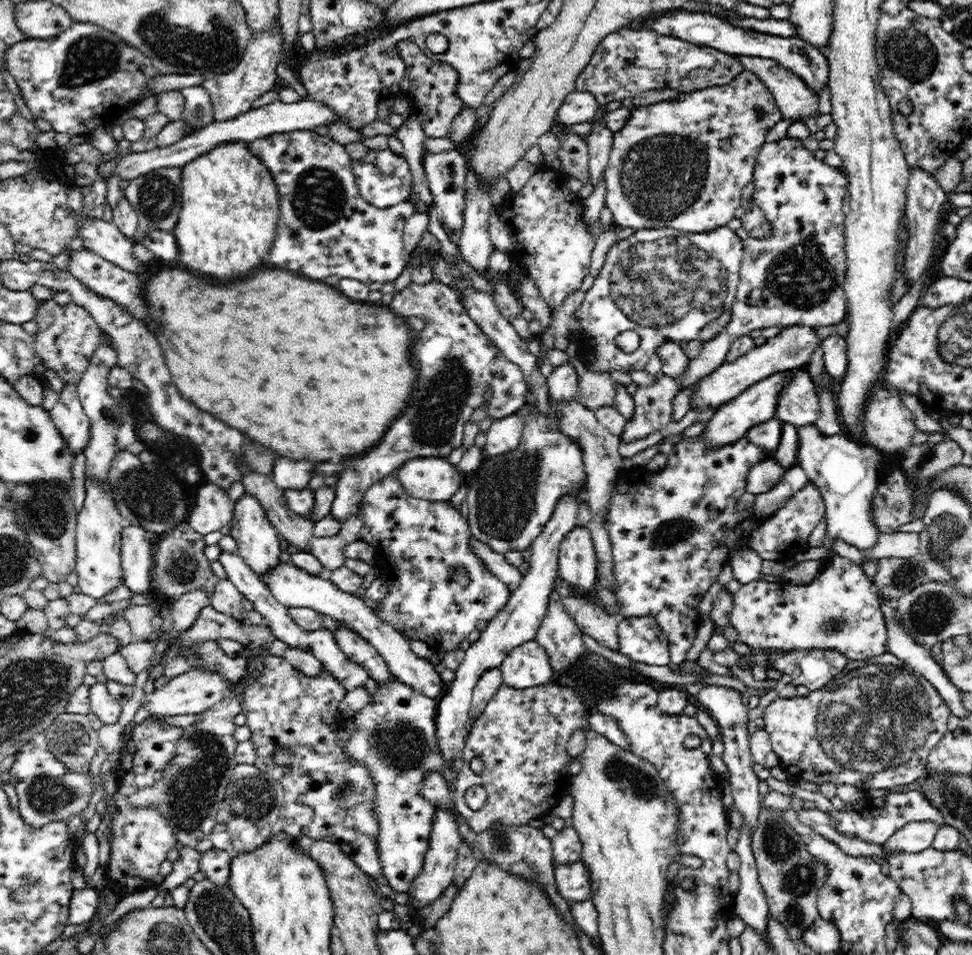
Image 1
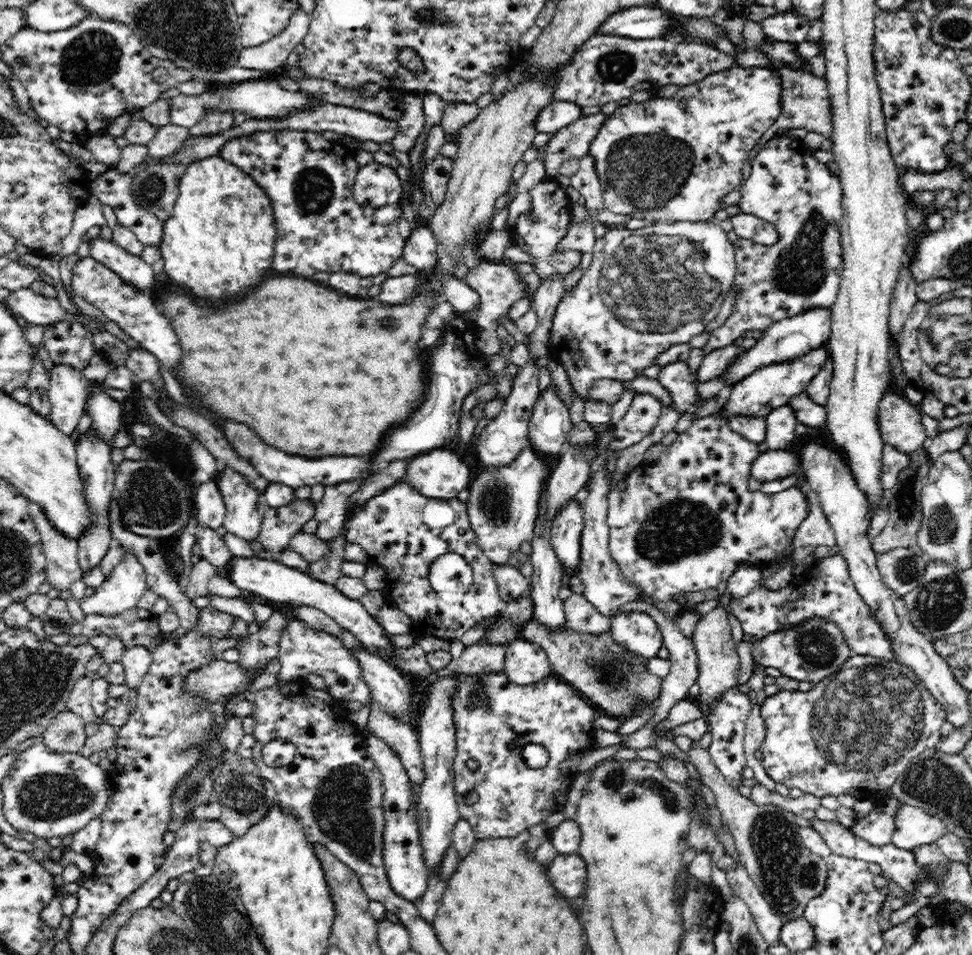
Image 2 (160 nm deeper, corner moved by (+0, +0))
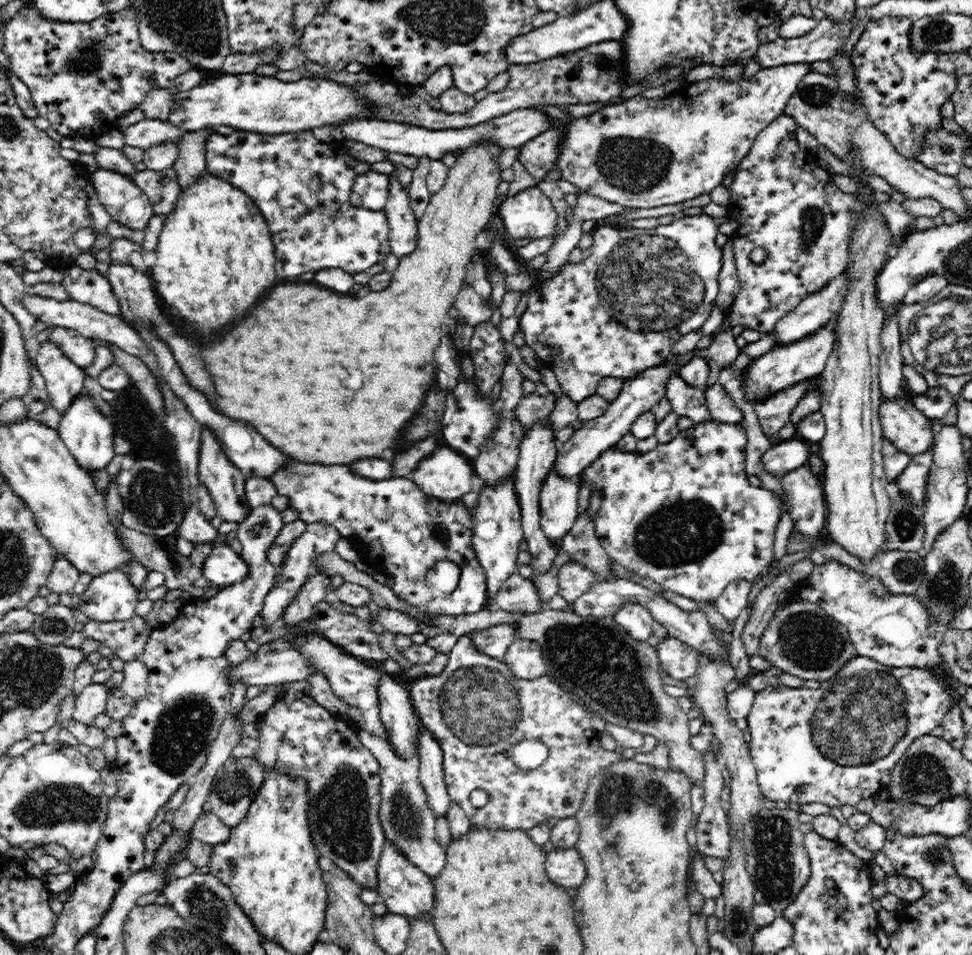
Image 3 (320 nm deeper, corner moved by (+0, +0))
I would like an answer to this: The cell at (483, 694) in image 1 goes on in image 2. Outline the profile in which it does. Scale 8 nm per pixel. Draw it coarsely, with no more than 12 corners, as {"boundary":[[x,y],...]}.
{"boundary":[[480,639],[428,680],[462,672],[480,680],[504,670],[506,645]]}

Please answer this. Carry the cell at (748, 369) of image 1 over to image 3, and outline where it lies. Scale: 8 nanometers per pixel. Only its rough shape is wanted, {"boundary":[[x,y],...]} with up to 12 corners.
{"boundary":[[845,270],[804,298],[771,331],[792,344],[823,327],[840,310]]}

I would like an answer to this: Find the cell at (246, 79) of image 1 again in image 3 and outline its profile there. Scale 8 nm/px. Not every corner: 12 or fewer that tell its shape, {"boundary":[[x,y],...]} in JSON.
{"boundary":[[208,128],[186,132],[173,166],[181,190],[208,169]]}

